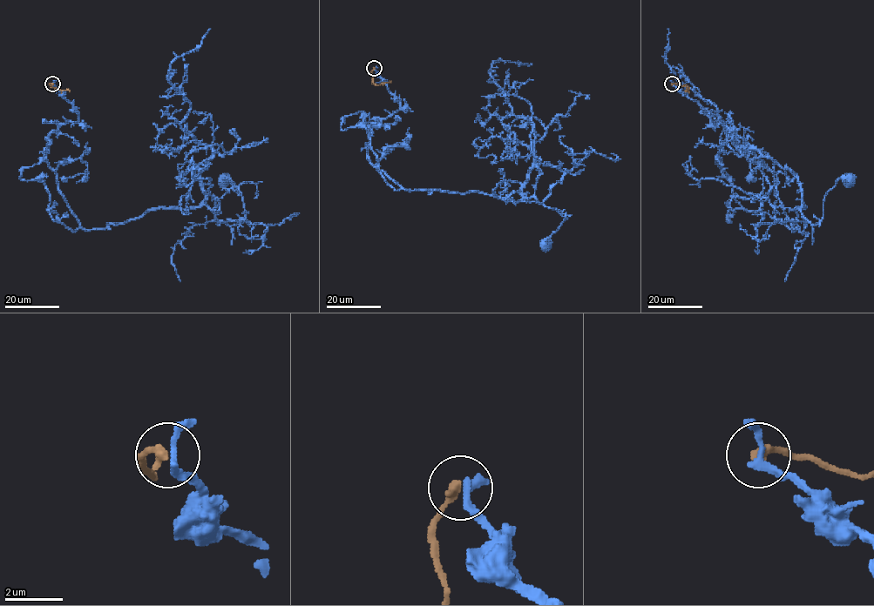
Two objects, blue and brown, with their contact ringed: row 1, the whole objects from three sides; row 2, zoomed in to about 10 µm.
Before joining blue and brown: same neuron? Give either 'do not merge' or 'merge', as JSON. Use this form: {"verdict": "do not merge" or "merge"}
{"verdict": "do not merge"}

